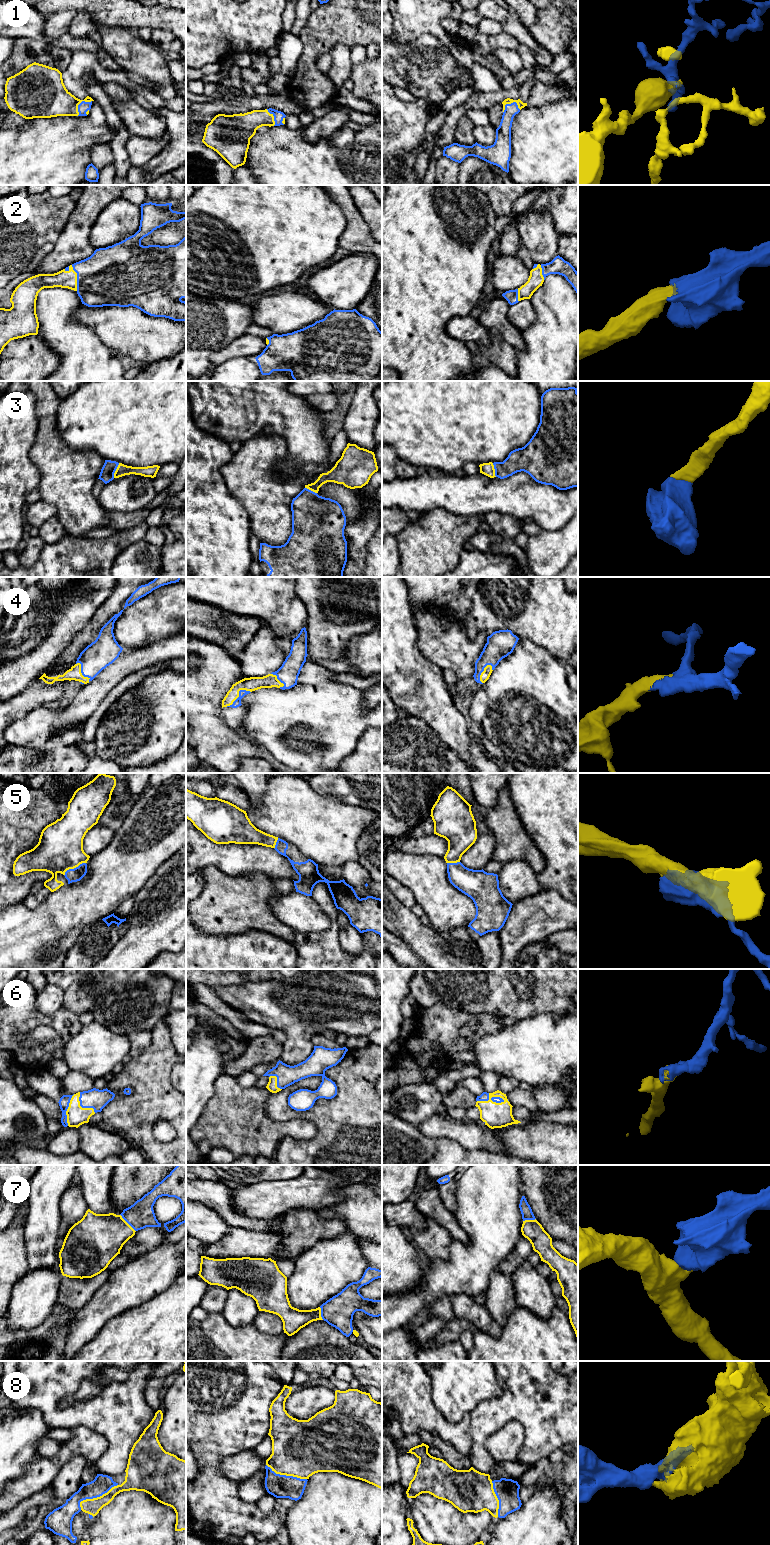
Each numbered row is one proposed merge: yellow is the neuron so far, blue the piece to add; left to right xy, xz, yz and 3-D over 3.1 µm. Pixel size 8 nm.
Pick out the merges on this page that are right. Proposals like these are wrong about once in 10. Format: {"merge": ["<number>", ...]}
{"merge": ["1", "2", "3", "4", "5", "6", "8"]}

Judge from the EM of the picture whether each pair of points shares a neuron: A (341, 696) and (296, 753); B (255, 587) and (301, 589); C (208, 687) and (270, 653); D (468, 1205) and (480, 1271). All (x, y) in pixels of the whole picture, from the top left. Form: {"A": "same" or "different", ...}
{"A": "same", "B": "different", "C": "different", "D": "same"}

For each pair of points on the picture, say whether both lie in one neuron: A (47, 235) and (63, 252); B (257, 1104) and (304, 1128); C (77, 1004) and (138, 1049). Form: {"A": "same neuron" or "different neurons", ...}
{"A": "different neurons", "B": "same neuron", "C": "same neuron"}

